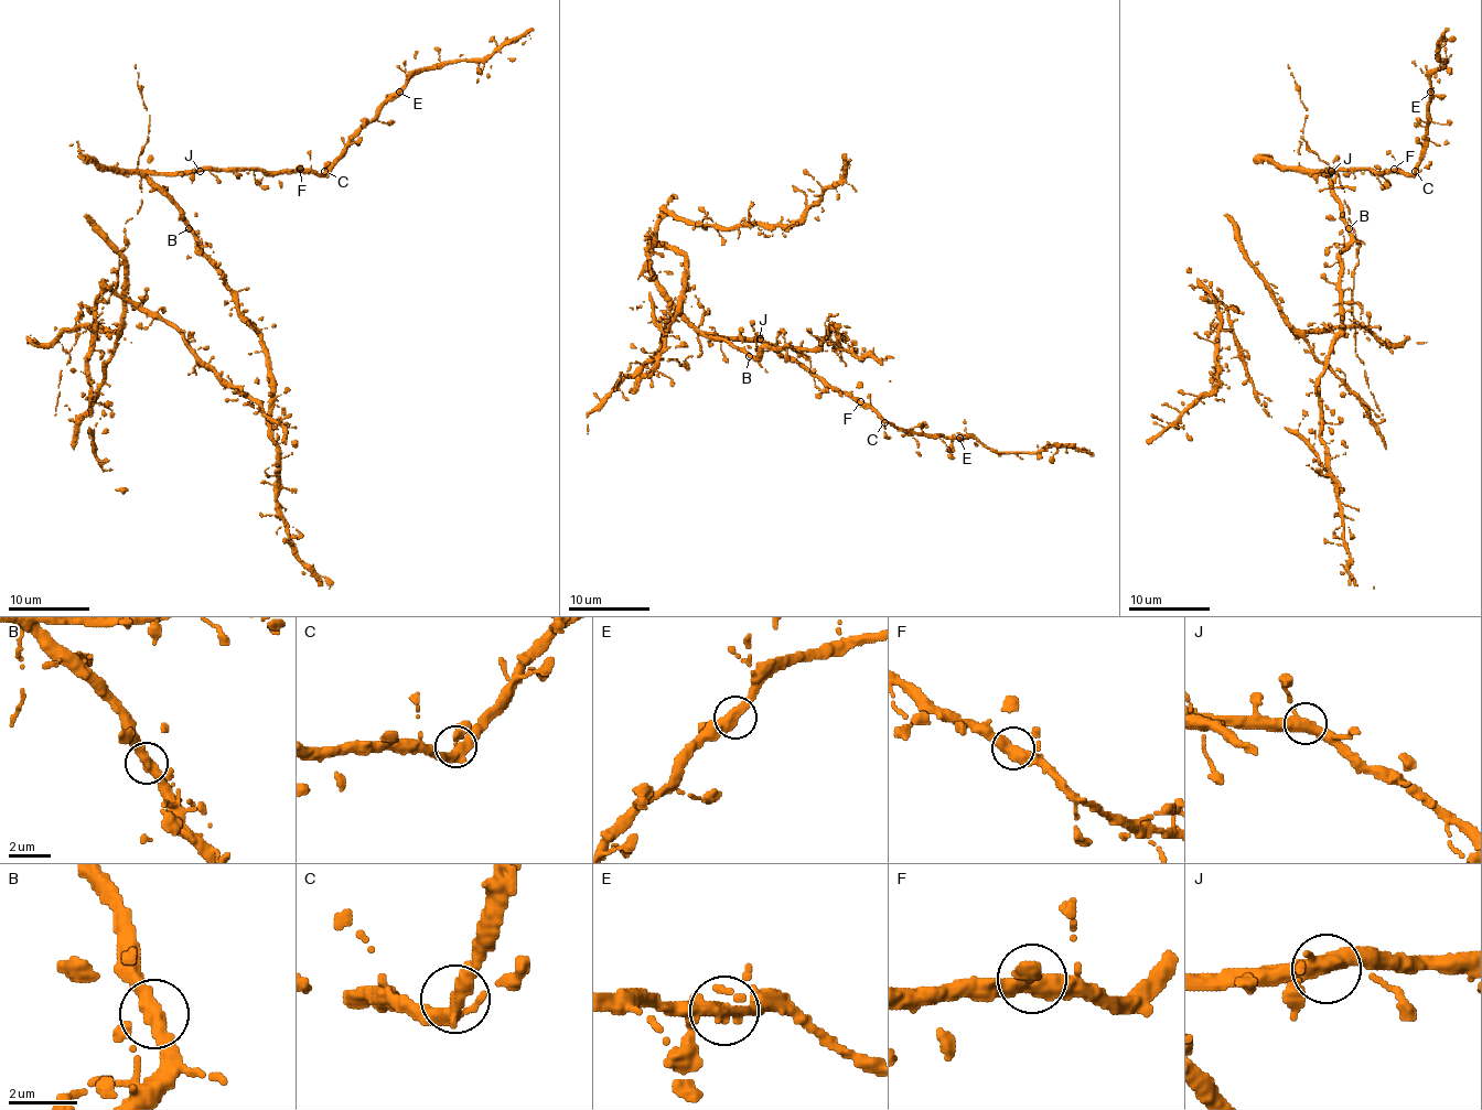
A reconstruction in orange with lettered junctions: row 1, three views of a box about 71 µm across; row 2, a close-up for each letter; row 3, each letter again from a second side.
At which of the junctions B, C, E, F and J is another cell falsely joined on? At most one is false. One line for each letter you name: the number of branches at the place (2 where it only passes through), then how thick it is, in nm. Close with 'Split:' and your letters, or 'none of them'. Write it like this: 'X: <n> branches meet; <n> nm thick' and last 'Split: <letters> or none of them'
Split: none of them

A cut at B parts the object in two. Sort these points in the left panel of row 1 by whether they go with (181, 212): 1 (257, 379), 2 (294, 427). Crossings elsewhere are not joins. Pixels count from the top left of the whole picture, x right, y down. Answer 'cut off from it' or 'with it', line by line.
1: with it
2: with it

